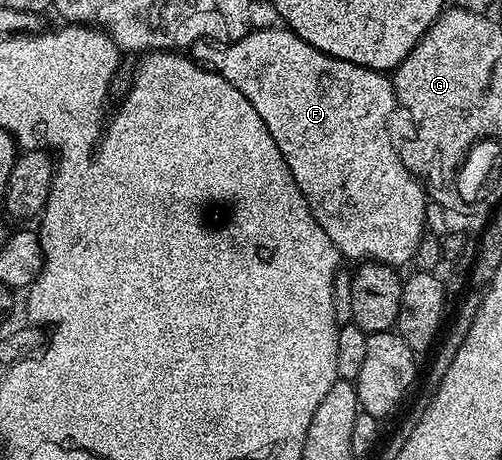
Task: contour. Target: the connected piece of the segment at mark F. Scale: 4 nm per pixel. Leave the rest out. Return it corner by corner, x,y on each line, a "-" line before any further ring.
283,25
278,26
263,27
260,31
248,30
247,34
242,35
237,41
226,44
220,50
223,52
220,53
219,64
217,64
219,75
225,77
225,81
229,81
229,85
241,89
241,93
245,93
245,97
249,97
249,105
253,105
253,109
257,109
257,113
261,113
261,121
265,121
265,129
269,129
277,149
281,149
281,157
285,157
285,161
289,165
289,173
293,173
293,181
297,181
297,185
305,197
307,210
313,213
317,225
321,225
321,229
325,229
325,233
329,233
329,241
333,241
333,245
344,260
386,263
387,266
396,269
402,268
402,263
410,264
415,258
419,240
425,234
423,226
427,223
429,200
426,191
423,190
423,184
403,164
403,158
399,155
399,147
391,140
391,114
397,111
394,82
384,72
371,71
368,67
353,65
349,61
341,61
333,58
332,55
321,53
313,45
306,43
300,35
296,35
294,31

